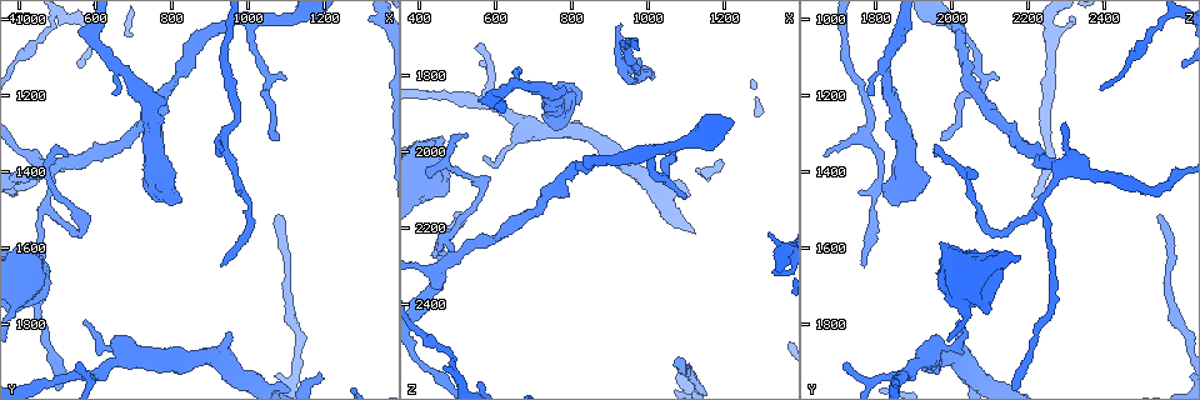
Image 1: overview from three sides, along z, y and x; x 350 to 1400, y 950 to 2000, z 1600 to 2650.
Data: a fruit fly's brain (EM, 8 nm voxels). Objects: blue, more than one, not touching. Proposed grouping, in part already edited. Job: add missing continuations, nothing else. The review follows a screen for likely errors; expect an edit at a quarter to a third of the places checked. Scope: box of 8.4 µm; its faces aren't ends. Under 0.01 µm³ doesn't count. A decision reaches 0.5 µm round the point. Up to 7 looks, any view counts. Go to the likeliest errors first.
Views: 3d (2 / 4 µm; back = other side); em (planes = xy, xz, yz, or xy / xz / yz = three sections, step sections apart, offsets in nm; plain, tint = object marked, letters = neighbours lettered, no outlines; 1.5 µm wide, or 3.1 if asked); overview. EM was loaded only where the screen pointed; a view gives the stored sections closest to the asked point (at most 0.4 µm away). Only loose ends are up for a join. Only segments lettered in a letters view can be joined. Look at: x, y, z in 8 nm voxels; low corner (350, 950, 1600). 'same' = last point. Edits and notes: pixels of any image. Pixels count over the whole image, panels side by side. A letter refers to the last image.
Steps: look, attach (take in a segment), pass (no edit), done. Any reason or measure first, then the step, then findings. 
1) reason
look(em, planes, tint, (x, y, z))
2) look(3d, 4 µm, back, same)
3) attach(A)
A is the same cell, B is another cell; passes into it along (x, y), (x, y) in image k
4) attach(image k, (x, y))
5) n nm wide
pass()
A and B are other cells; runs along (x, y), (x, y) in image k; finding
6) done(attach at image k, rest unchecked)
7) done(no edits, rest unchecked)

an open end
look(3d, 2 µm, (1085, 1515, 2540))

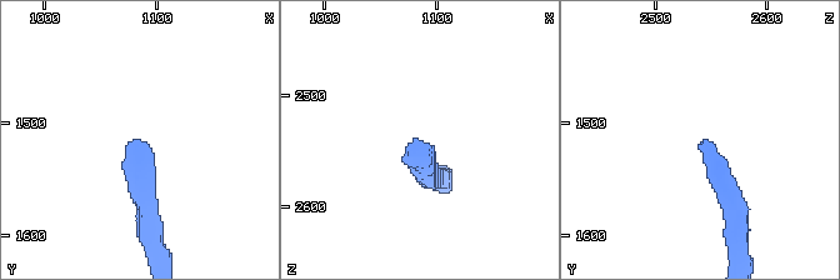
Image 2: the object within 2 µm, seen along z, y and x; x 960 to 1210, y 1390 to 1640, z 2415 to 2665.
now the EM
look(em, yz, step 8, tint, (1078, 1516, 2540))

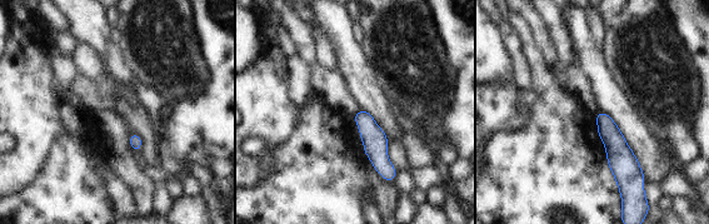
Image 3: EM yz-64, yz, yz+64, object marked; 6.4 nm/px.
look(em, planes, letters, same)

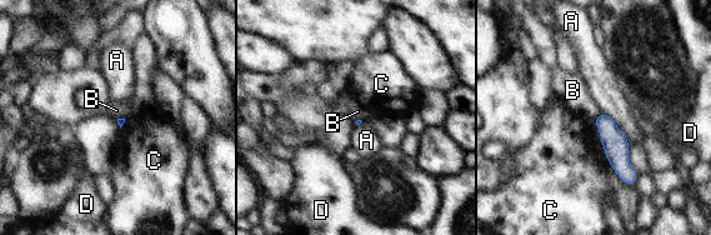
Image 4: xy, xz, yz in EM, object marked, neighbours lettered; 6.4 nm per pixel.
pass()
A, B, C and D are other cells; none of them fits

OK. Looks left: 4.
an open end
look(em, planes, letters, (940, 1645, 1765))

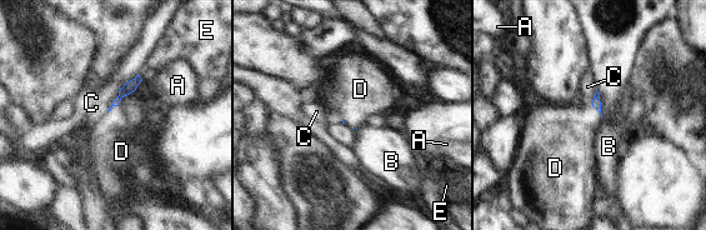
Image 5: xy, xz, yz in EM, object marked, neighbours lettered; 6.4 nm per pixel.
C touches over 340 nm
attach(D)
D is the same cell, A, B, C and E are other cells; passes into it along (596, 100), (596, 109), (566, 134) in image 5; the cell continues

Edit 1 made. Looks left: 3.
done(attach at image 5, rest unchecked)

